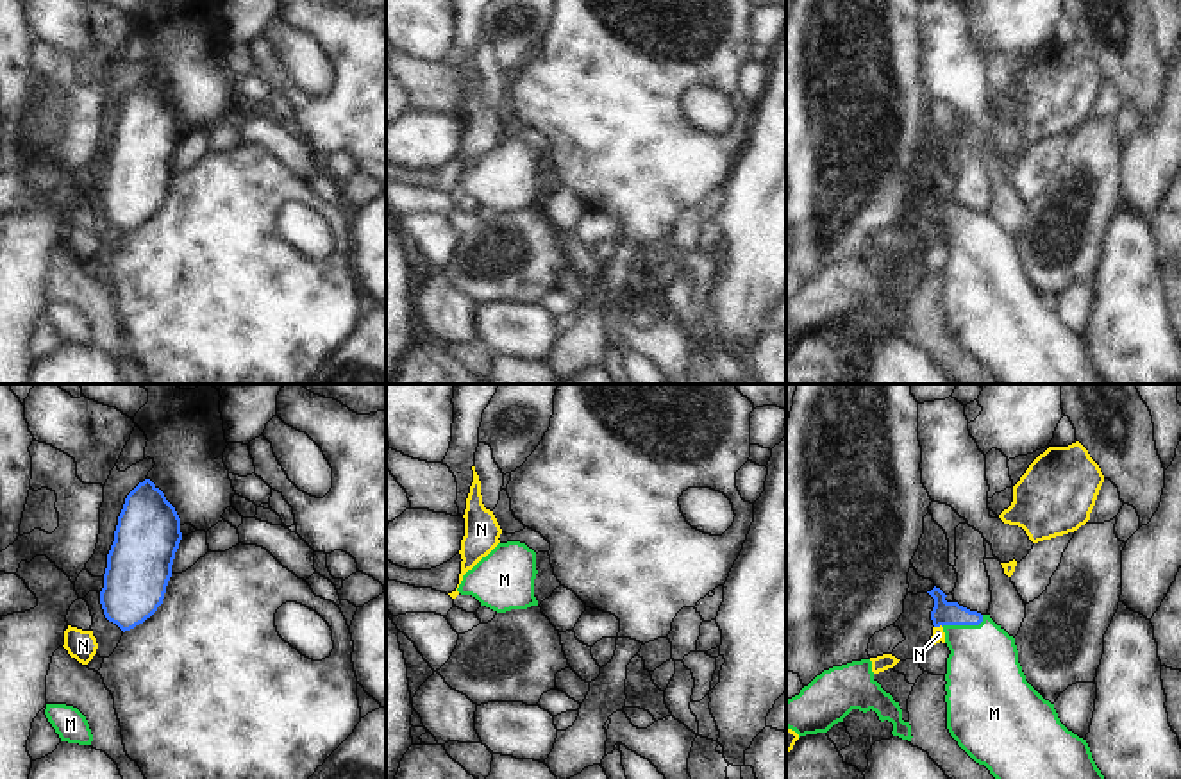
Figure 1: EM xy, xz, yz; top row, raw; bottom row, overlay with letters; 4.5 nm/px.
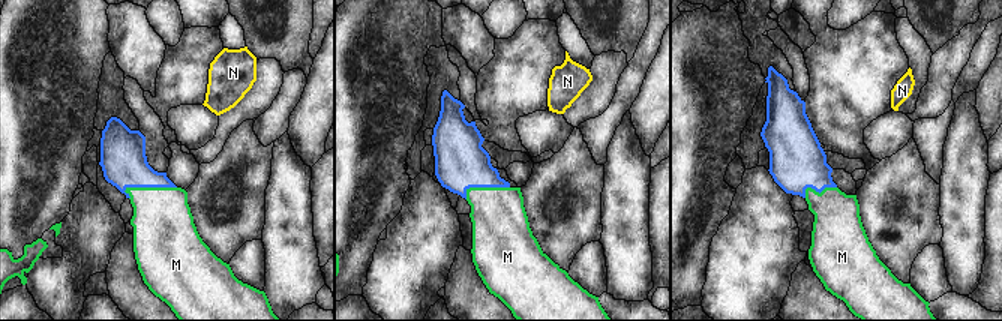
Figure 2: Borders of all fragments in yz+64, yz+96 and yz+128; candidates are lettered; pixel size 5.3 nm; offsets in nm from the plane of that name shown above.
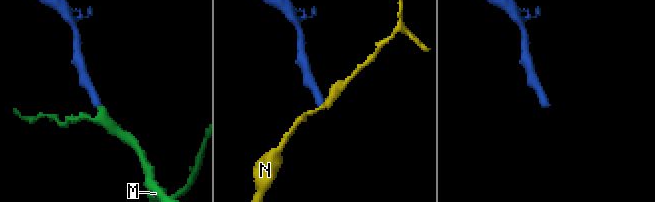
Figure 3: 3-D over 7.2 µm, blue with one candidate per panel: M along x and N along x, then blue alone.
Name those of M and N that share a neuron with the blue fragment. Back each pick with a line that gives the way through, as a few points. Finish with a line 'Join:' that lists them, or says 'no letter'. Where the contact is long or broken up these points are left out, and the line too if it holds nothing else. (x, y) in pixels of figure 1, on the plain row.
M: runs through yz (944, 213), (963, 224), (983, 256), (983, 276)
Join: M

